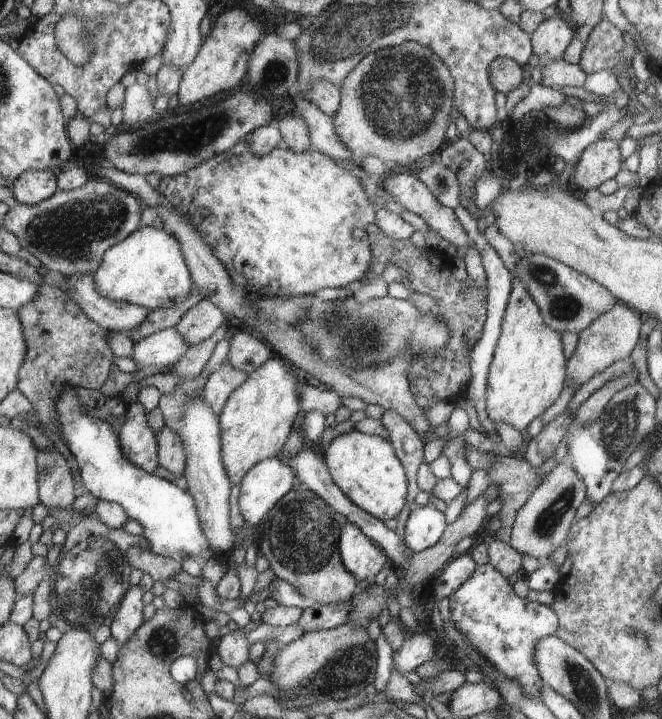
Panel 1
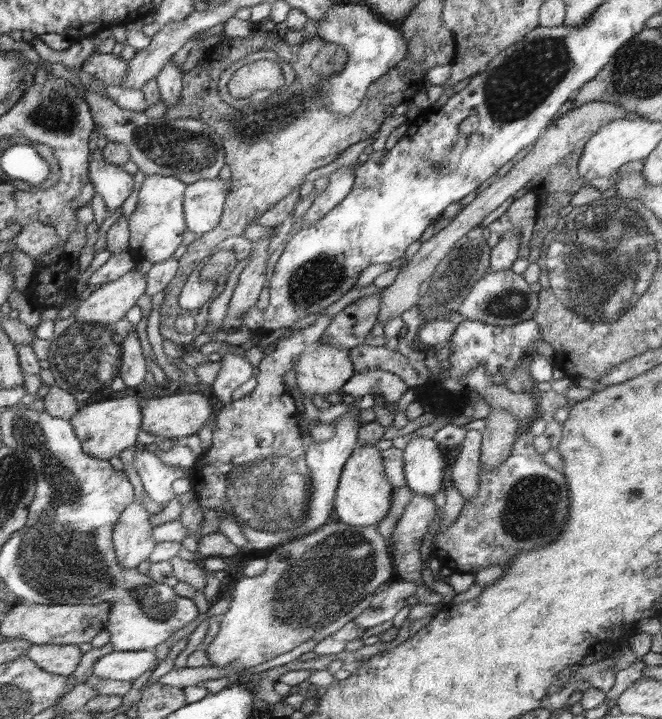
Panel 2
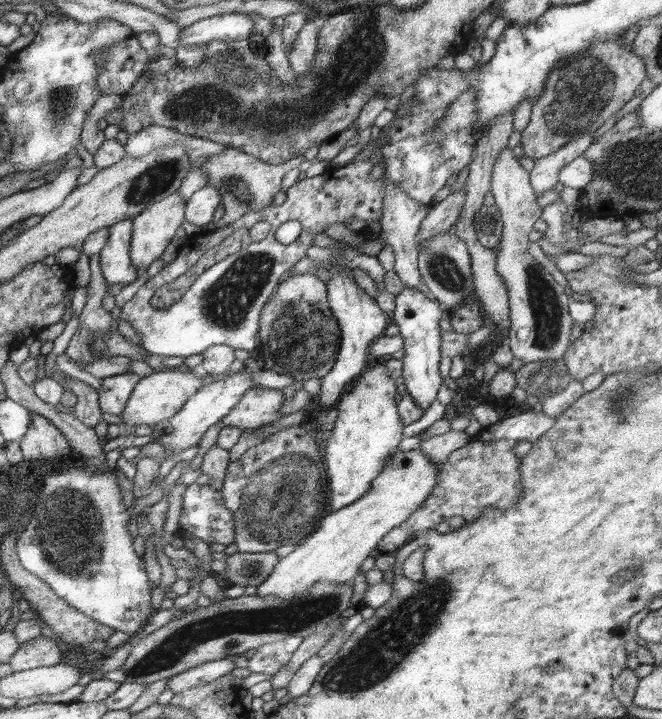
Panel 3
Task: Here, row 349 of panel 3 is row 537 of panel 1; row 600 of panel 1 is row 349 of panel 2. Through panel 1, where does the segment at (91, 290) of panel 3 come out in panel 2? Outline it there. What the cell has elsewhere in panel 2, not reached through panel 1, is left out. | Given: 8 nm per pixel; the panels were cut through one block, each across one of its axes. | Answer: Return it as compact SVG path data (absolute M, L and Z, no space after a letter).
M75 323L53 338L51 346L47 360L56 384L81 403L94 392L110 387L112 379L118 376L121 348L119 338L109 326Z

